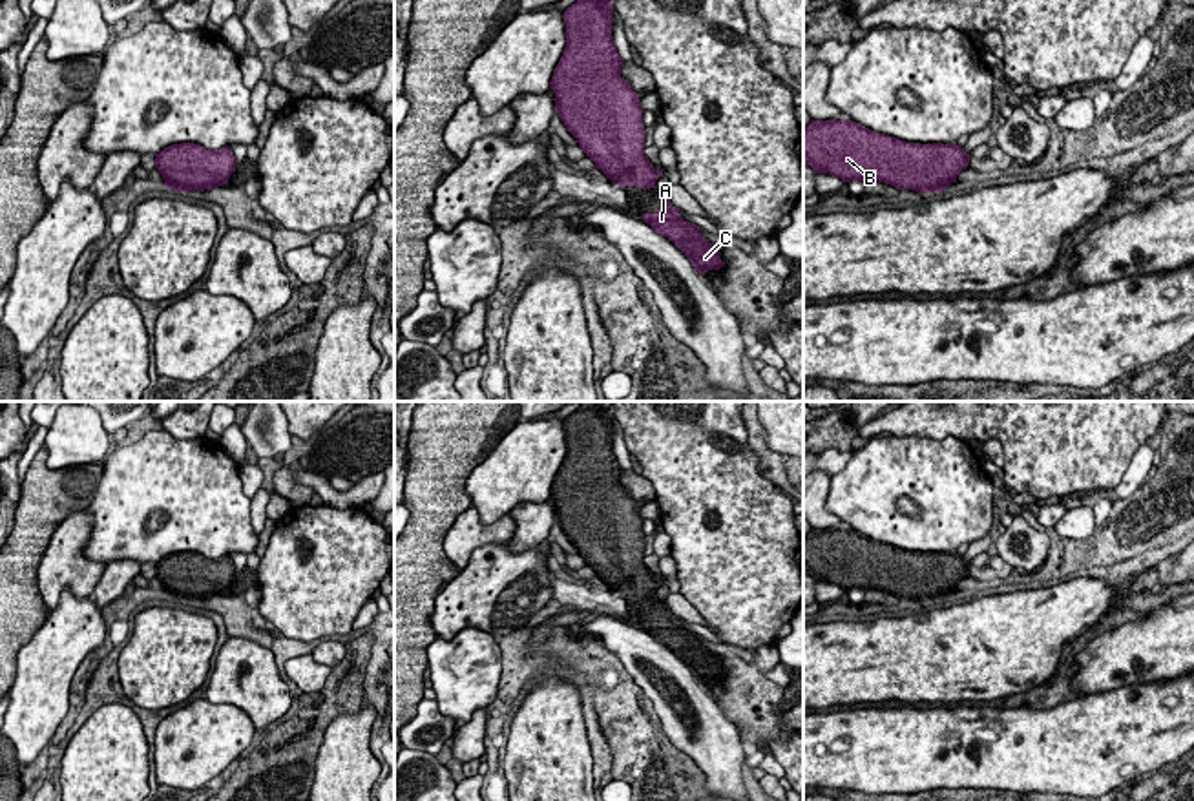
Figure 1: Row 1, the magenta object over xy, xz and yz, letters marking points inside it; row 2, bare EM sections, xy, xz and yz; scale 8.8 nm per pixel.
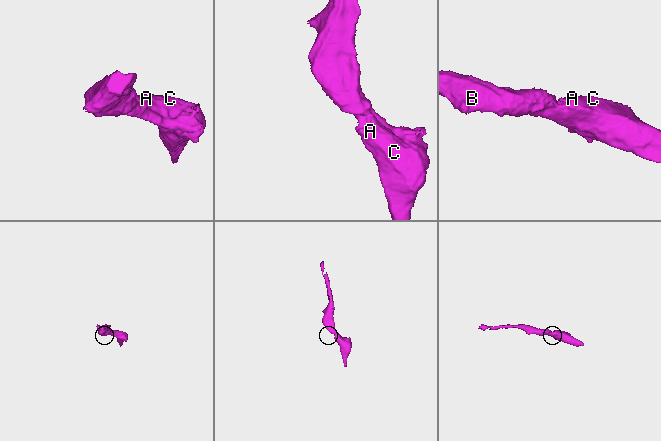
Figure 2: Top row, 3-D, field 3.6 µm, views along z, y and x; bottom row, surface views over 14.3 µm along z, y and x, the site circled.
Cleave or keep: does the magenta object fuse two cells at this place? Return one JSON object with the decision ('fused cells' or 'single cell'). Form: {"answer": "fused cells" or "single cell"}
{"answer": "single cell"}

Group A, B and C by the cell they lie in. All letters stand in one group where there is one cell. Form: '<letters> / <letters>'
A B C

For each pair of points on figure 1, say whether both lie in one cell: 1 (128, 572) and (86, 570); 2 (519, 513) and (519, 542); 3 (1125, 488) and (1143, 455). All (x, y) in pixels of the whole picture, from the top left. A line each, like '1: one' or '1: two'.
1: two
2: one
3: one

